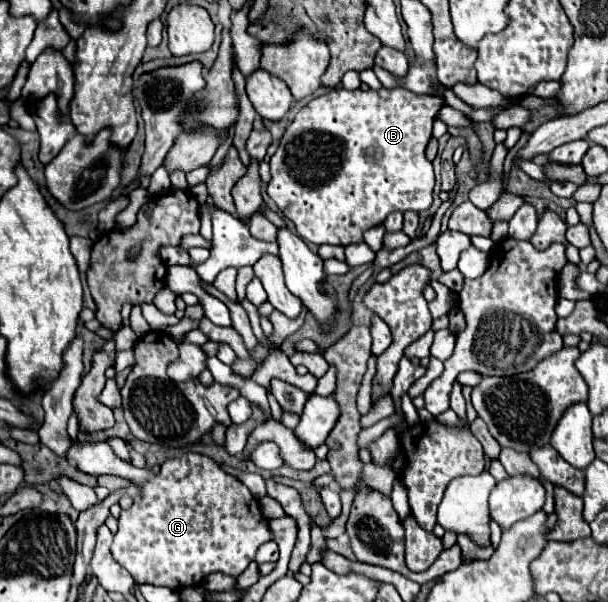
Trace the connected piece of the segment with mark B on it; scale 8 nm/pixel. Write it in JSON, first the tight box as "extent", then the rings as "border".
{"extent":[269,87,445,247],"border":[[[403,87],[379,91],[329,89],[325,95],[315,97],[301,107],[287,125],[281,143],[269,161],[269,197],[283,215],[293,221],[297,235],[315,245],[329,243],[345,247],[361,243],[363,233],[381,225],[393,211],[427,211],[433,203],[435,173],[431,161],[425,157],[425,149],[431,139],[431,125],[443,105],[445,99],[441,95],[413,95],[413,91]]]}

